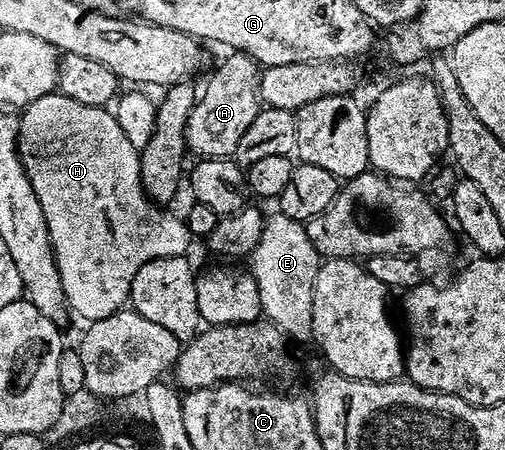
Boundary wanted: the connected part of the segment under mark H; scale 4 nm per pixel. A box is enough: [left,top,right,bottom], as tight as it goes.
[19,92,193,323]

